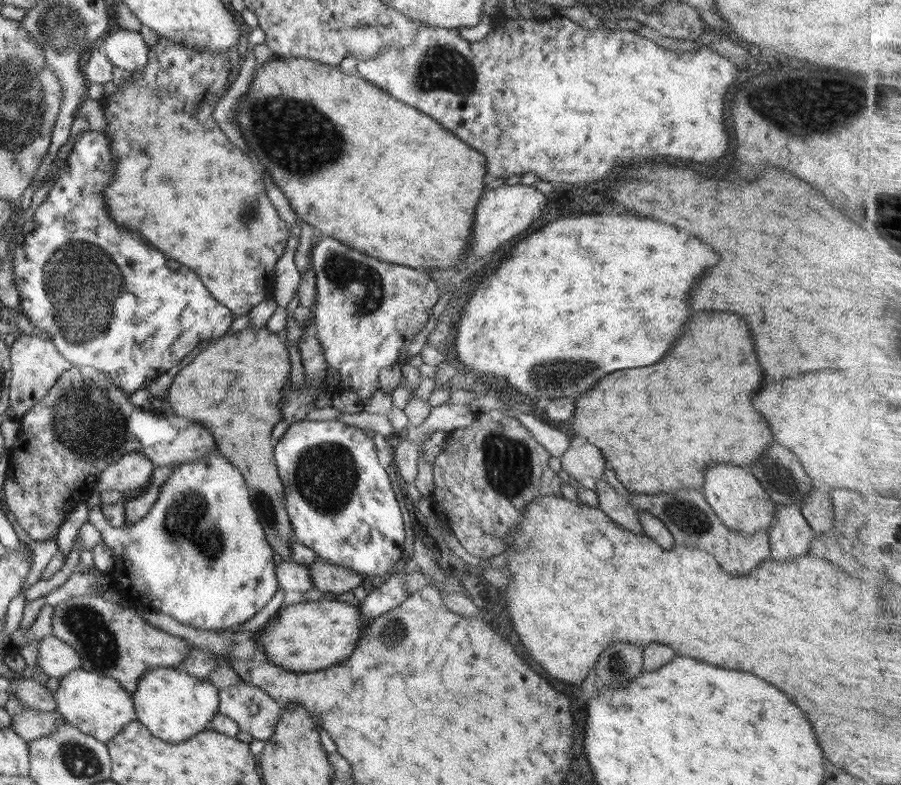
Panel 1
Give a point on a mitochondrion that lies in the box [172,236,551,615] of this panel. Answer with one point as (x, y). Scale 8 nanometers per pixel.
(326, 475)

